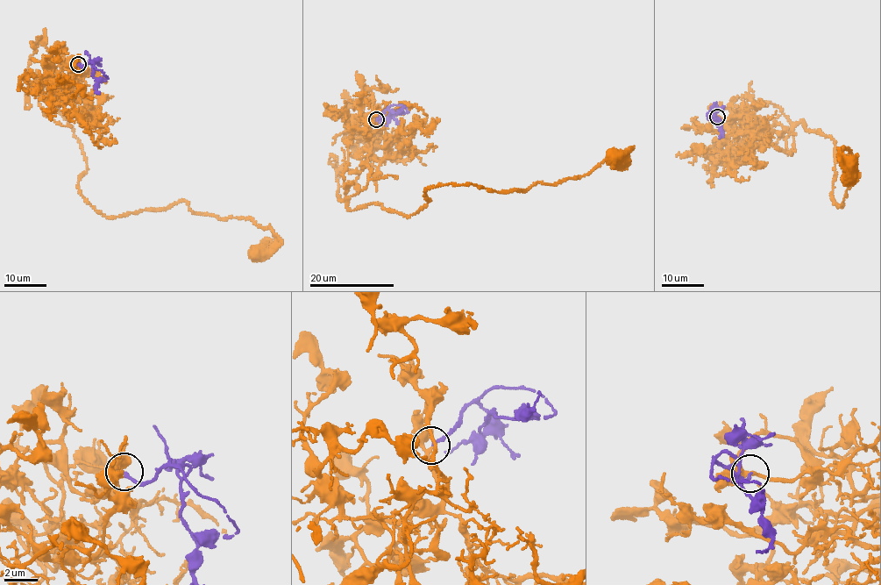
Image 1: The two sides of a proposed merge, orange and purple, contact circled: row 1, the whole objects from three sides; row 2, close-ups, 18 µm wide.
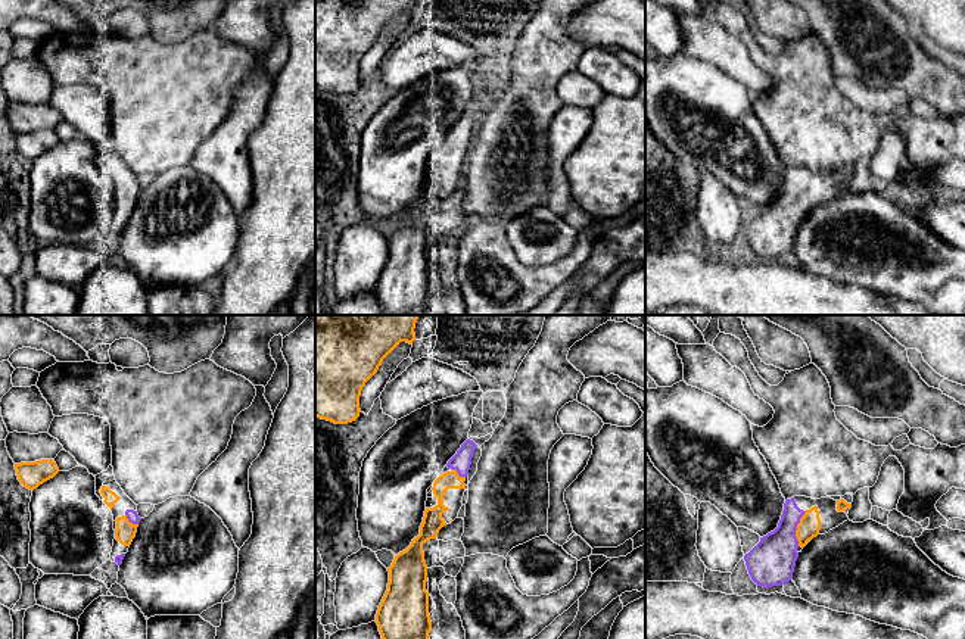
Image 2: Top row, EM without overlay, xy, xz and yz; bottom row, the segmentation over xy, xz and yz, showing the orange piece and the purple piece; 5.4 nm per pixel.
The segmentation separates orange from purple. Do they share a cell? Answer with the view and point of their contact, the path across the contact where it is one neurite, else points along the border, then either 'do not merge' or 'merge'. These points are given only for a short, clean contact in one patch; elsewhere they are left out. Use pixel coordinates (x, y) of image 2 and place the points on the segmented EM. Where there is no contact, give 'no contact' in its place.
contact yz (797, 529); merge

